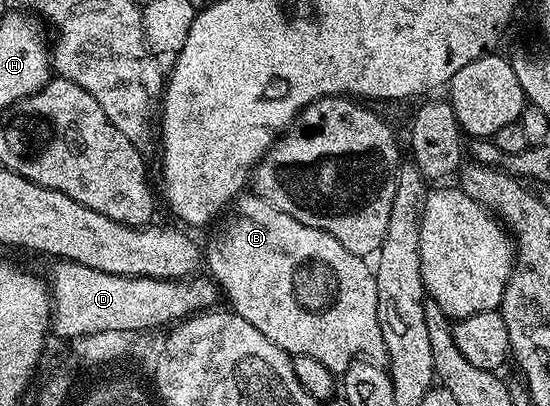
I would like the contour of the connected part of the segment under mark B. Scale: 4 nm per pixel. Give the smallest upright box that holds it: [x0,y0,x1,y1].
[202,193,385,377]

